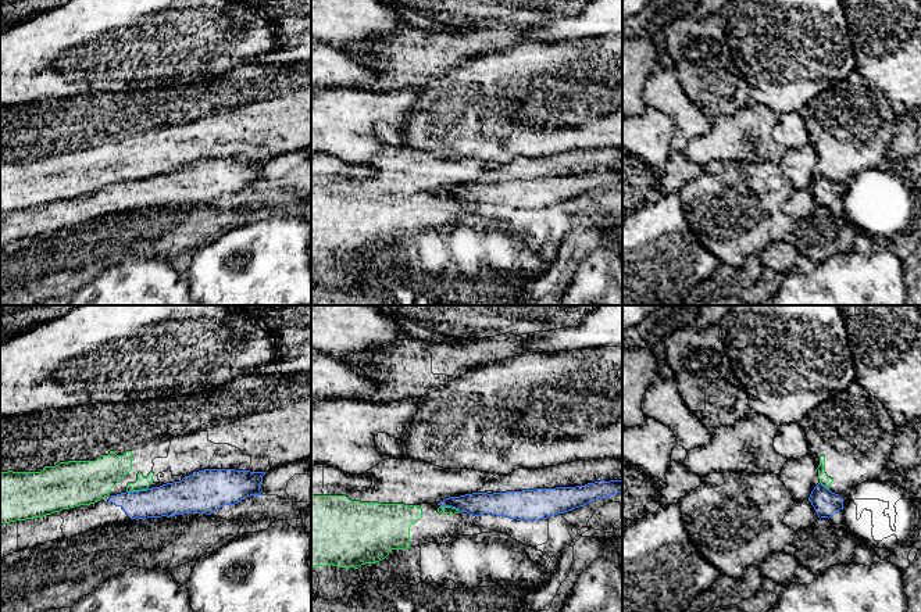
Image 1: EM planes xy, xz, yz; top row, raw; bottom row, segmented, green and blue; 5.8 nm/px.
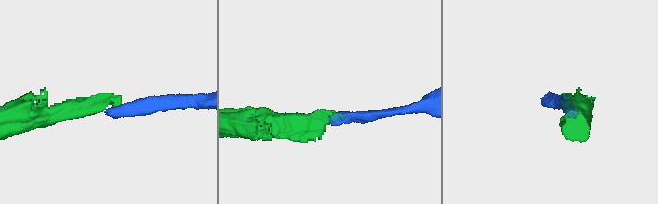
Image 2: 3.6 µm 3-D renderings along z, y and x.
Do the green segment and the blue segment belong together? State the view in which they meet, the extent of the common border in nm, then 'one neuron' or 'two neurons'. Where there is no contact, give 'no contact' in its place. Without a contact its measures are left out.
meets green in xy; contact 130 nm long; two neurons

